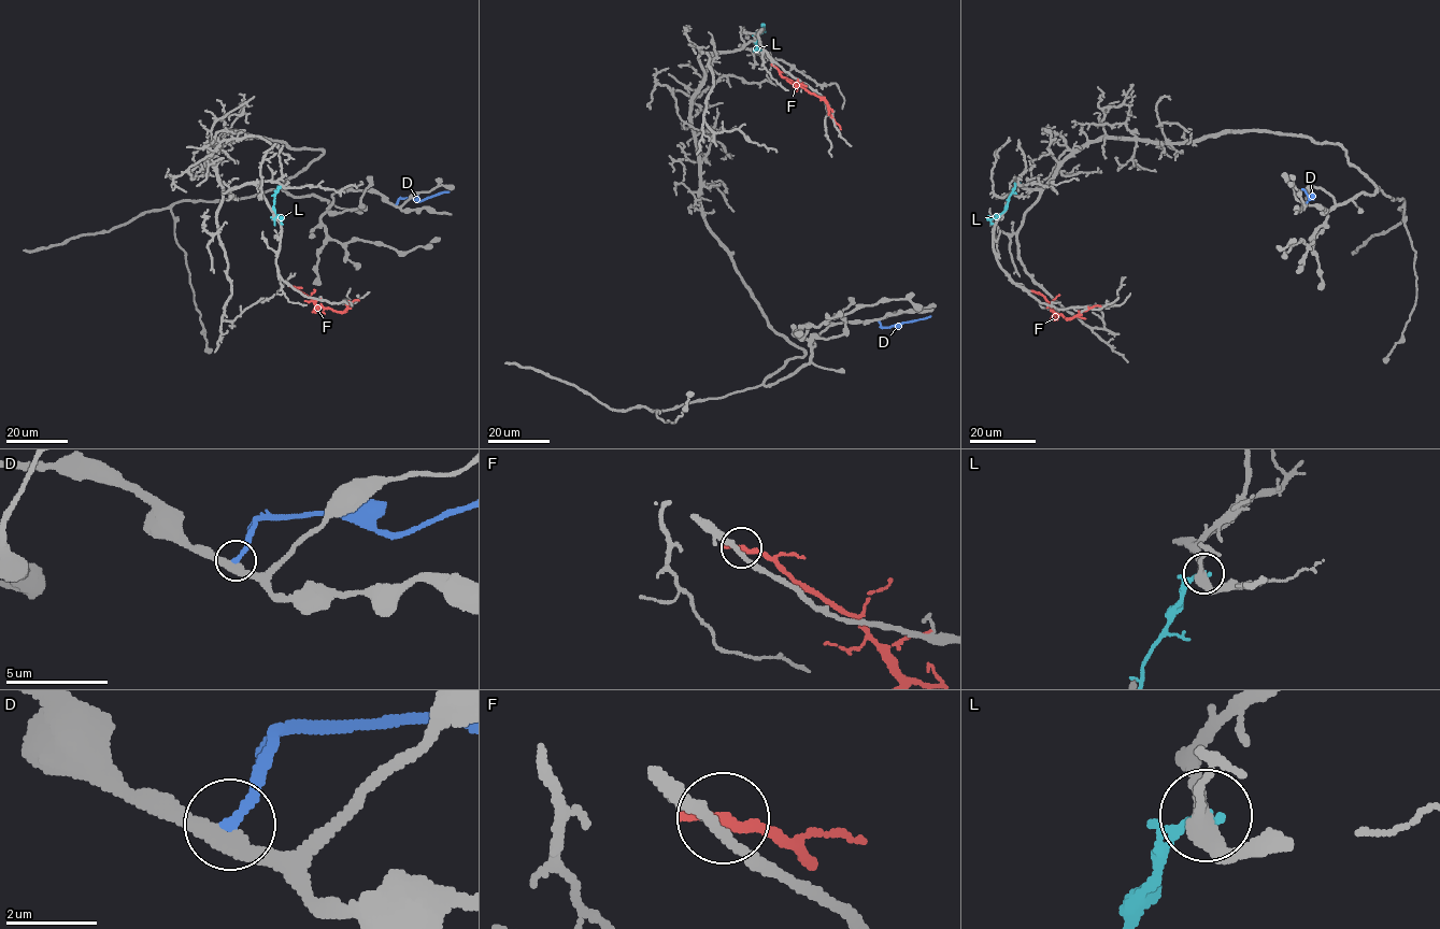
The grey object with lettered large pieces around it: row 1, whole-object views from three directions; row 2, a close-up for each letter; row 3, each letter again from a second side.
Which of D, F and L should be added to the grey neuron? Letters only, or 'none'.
none

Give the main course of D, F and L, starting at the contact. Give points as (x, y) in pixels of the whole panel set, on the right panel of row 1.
D: (1306, 203), (1313, 196), (1309, 199), (1301, 188)
F: (1032, 290), (1044, 297), (1053, 312), (1068, 318), (1094, 305), (1100, 306)
L: (1018, 183), (1006, 209), (991, 220), (993, 224)

